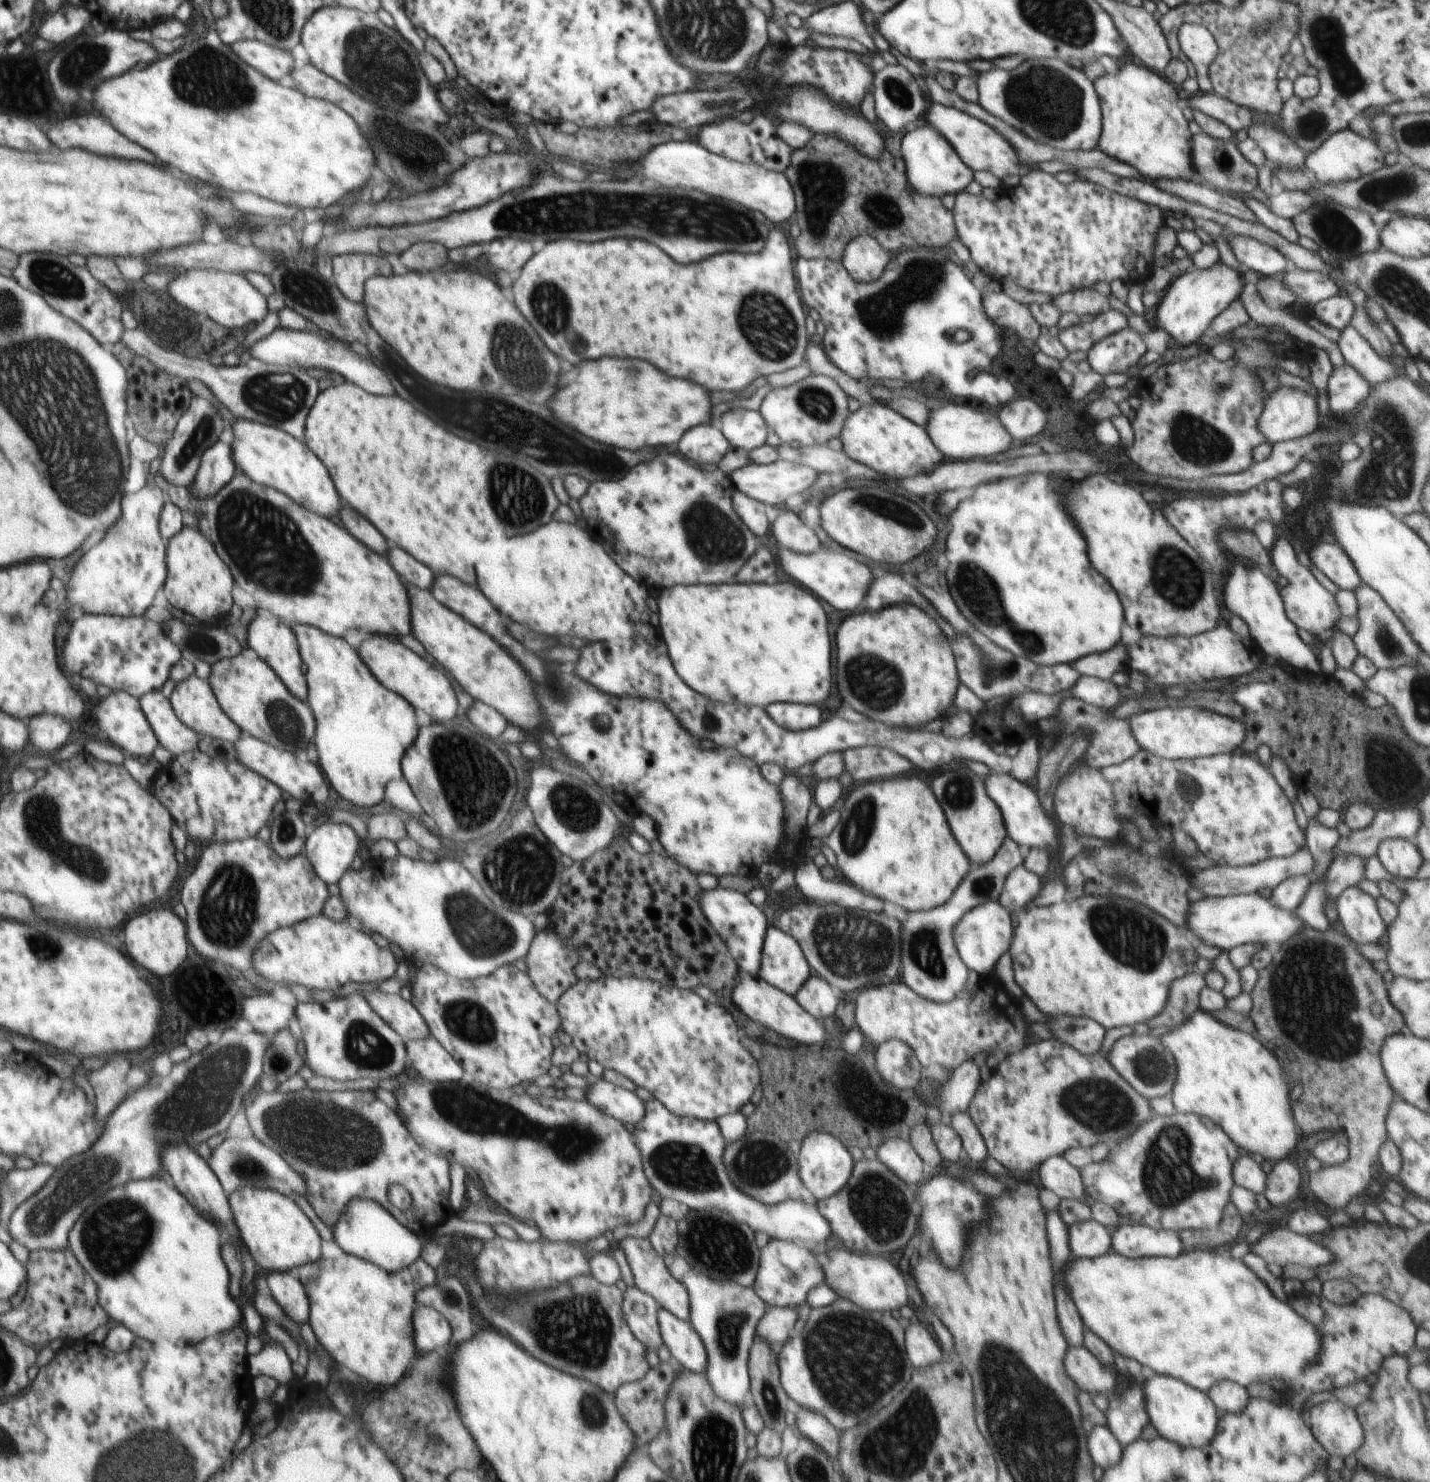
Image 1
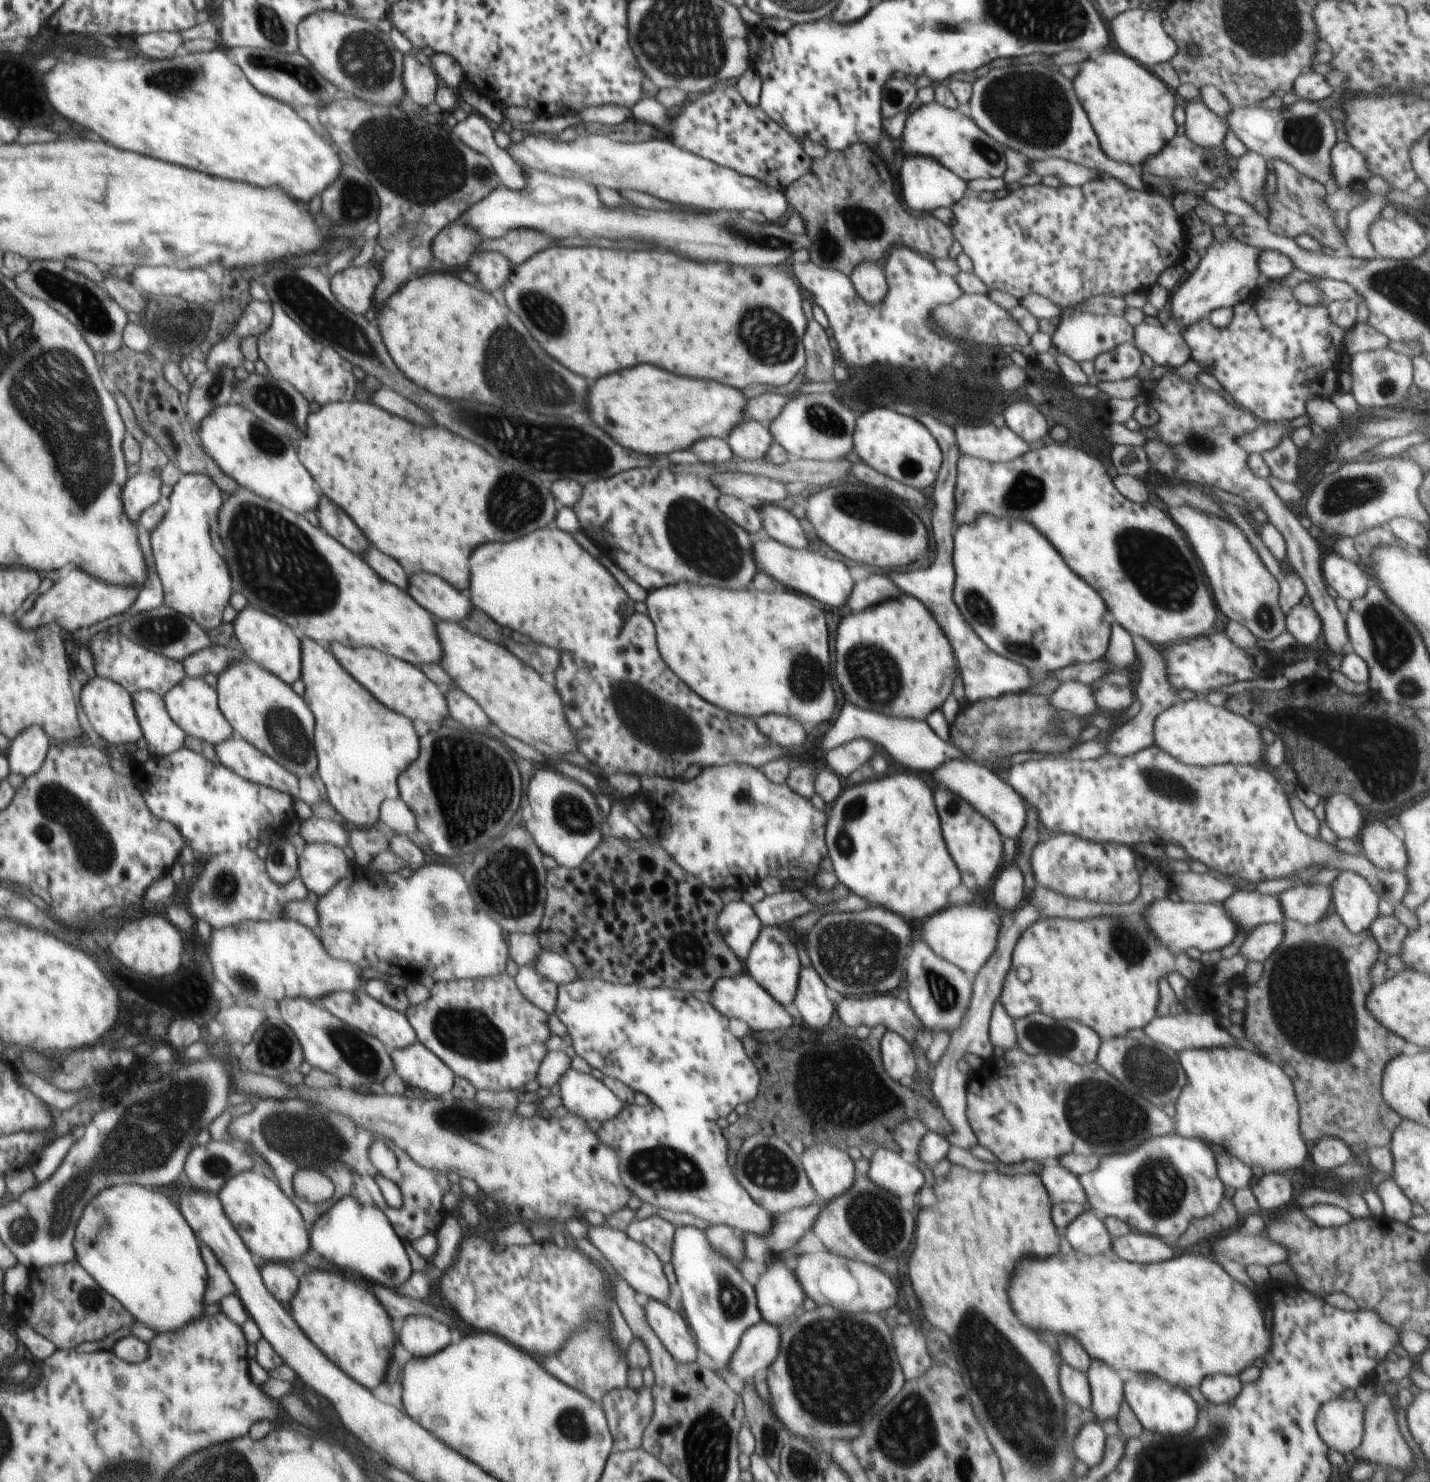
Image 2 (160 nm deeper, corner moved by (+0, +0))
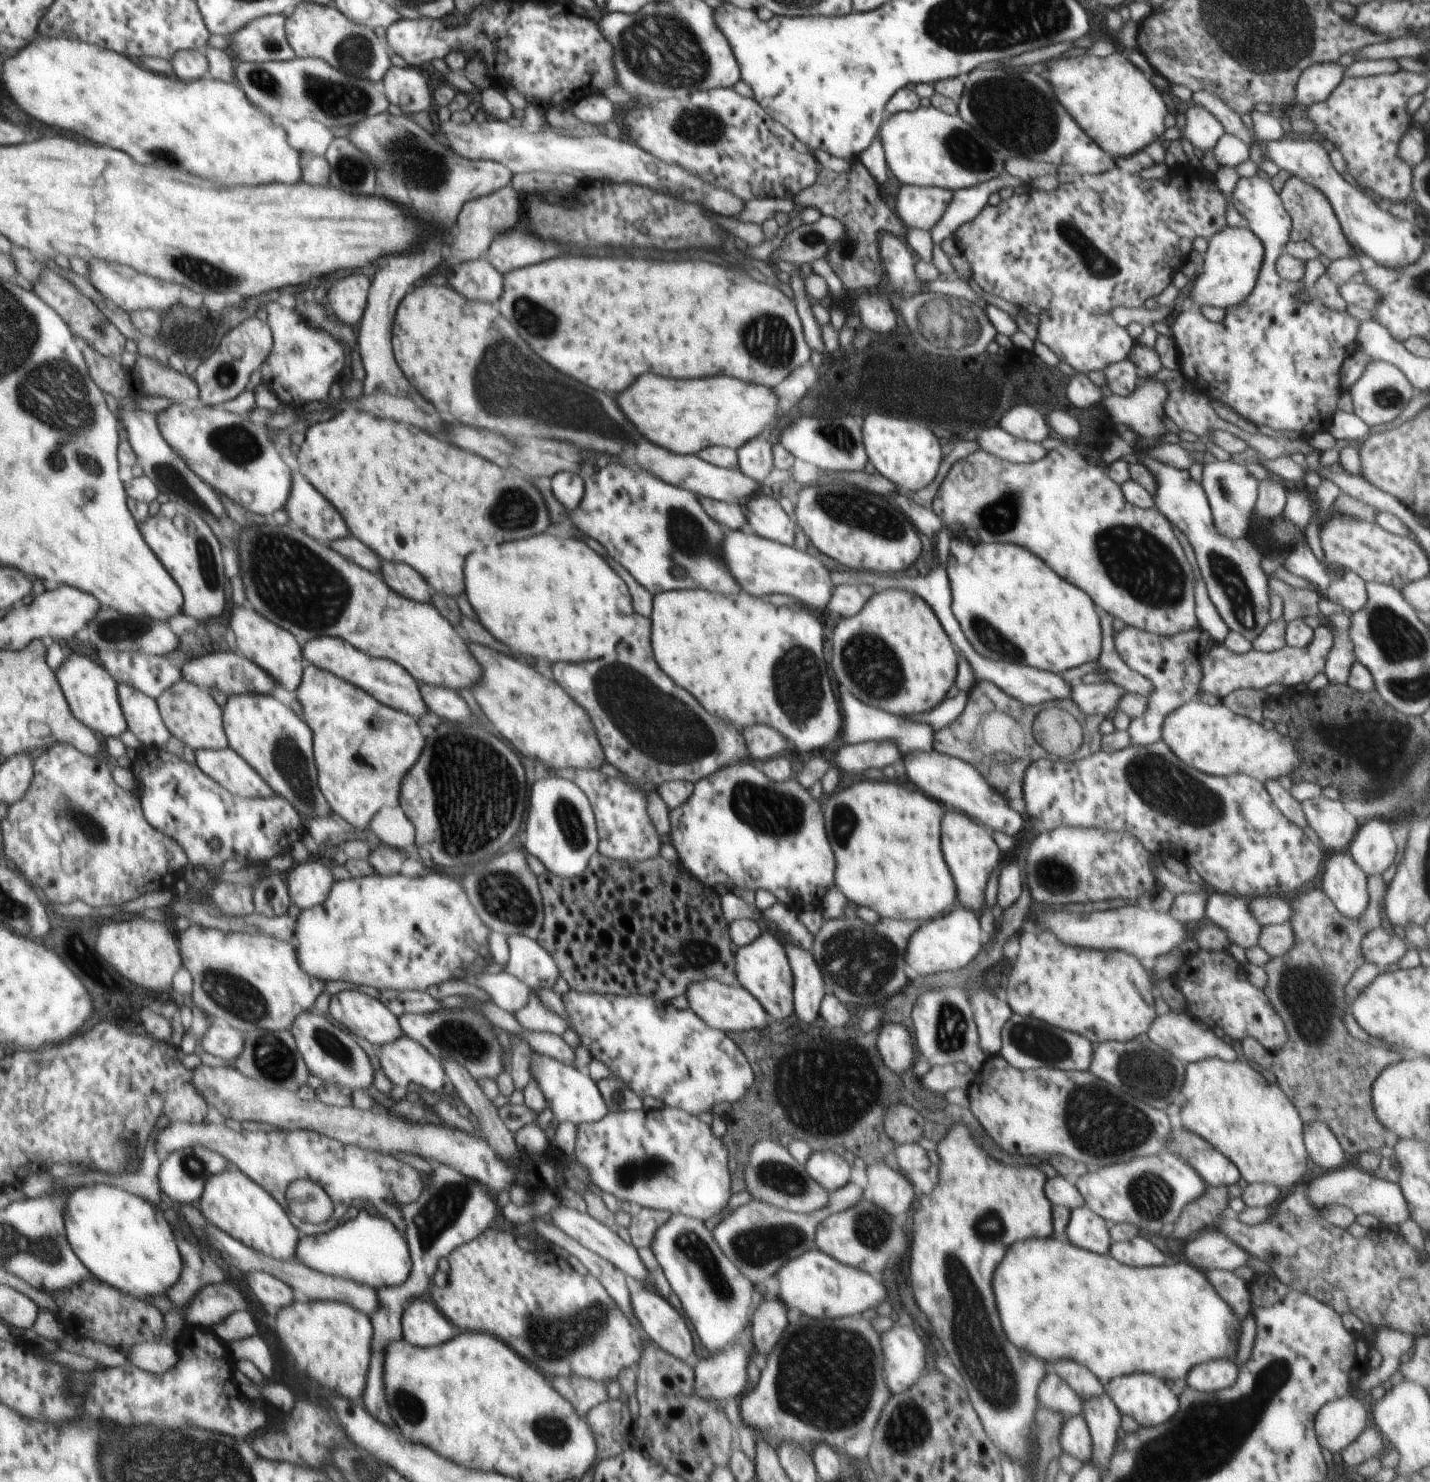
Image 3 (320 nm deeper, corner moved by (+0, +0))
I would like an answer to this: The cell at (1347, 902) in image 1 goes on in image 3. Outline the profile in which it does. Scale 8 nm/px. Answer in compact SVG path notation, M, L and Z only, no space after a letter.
M1331 852L1326 858L1322 872L1322 890L1342 916L1358 918L1369 903L1368 875L1348 852Z

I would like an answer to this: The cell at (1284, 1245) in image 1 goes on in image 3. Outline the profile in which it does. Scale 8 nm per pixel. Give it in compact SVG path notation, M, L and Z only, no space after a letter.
M1209 1228L1194 1240L1186 1241L1184 1256L1189 1265L1206 1272L1214 1269L1234 1271L1246 1265L1251 1255L1232 1243L1227 1236Z

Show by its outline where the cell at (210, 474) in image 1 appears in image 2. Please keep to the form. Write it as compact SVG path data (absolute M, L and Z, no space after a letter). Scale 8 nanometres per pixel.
M198 474L182 475L173 486L168 498L170 506L165 510L163 519L150 535L154 567L163 586L165 605L191 618L204 631L208 631L208 628L216 628L222 622L224 608L228 606L230 596L232 596L232 582L230 582L228 566L224 558L214 550L214 544L210 538L212 526L217 528L216 516L223 505L222 496L223 493L212 484L210 477Z

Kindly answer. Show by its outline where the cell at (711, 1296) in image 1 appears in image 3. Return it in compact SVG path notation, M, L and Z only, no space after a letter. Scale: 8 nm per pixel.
M673 1214L655 1230L651 1250L702 1344L709 1351L725 1350L750 1320L750 1310L754 1308L753 1284L726 1258L711 1231L698 1217Z

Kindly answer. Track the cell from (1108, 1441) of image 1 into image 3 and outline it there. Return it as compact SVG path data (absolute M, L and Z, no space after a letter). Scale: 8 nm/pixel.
M1082 1414L1065 1418L1059 1434L1061 1449L1084 1464L1091 1459L1093 1440Z

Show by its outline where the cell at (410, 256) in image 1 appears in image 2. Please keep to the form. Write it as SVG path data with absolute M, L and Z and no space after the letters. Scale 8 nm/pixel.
M458 218L450 226L446 226L446 230L442 230L442 234L438 234L438 238L434 240L434 258L448 268L462 266L468 262L470 254L478 250L480 242L482 236L476 230L466 228Z

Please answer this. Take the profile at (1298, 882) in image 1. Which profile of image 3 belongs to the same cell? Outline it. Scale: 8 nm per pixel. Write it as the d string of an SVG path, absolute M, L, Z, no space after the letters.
M1218 891L1211 892L1206 899L1205 917L1226 932L1230 942L1242 948L1258 944L1261 926L1249 912L1248 900Z

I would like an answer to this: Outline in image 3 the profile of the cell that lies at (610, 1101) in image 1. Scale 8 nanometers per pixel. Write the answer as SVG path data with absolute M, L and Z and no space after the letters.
M531 1050L529 1067L531 1080L538 1085L545 1098L546 1107L550 1108L558 1123L566 1121L586 1125L598 1122L610 1111L597 1083L590 1079L587 1071L578 1070L573 1064L560 1062L551 1056L535 1053L535 1050Z

